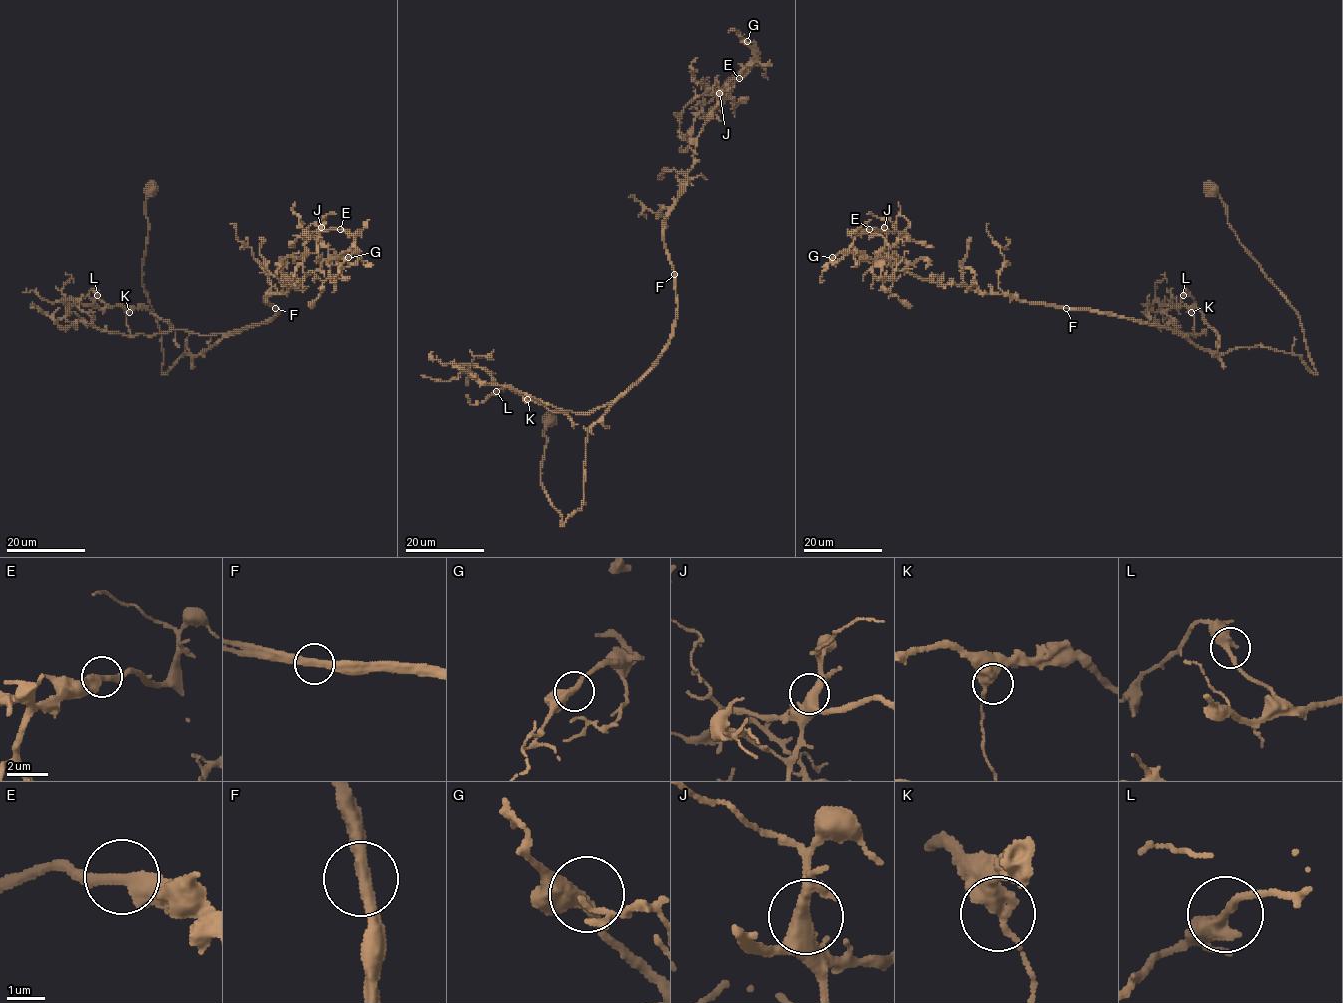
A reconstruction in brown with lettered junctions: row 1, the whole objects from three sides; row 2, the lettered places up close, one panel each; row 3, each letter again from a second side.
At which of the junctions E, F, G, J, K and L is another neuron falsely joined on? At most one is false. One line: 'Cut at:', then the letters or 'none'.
Cut at: F

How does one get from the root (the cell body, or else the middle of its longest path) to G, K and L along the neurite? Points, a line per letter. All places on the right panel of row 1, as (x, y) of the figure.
G: (1211, 191), (1297, 314), (1316, 374), (1260, 346), (1215, 356), (1160, 325), (930, 282), (852, 246), (832, 257)
K: (1211, 191), (1297, 314), (1317, 373), (1260, 346), (1215, 356), (1156, 300), (1191, 312)
L: (1211, 191), (1317, 373), (1199, 348), (1185, 335), (1204, 330), (1156, 301), (1183, 295)

